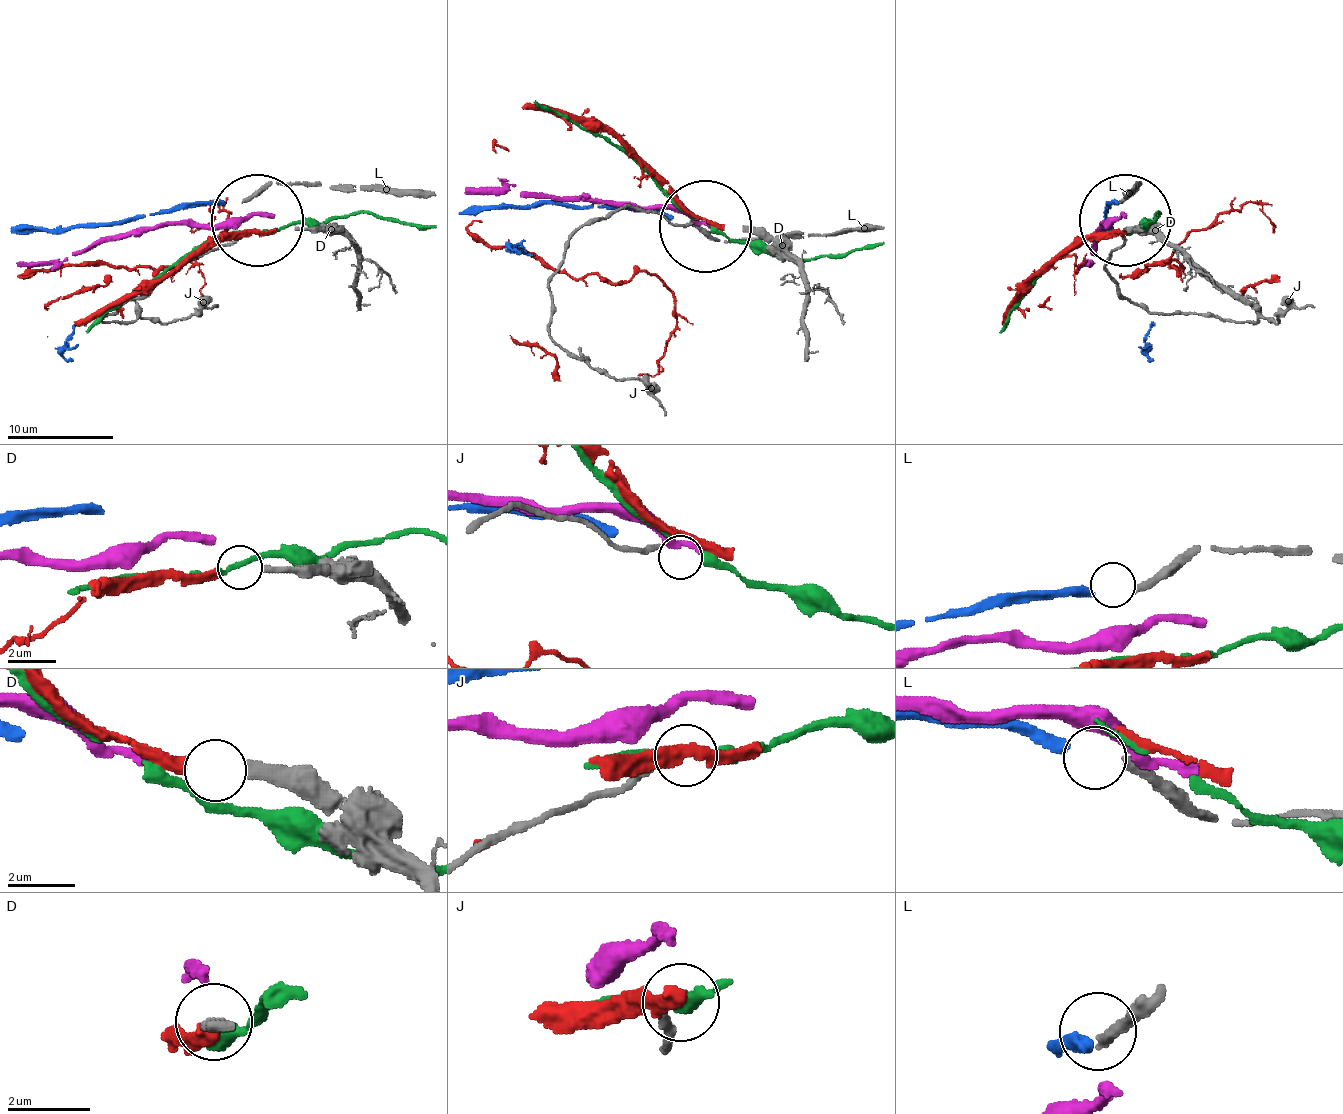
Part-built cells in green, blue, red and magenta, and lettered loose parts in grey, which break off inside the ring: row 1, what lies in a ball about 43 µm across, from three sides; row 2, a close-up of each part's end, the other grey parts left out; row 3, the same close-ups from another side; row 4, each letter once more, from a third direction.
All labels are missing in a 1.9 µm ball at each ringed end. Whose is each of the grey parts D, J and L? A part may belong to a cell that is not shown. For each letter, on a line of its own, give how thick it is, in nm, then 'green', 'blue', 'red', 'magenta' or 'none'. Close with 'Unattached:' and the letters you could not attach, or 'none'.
D: calibre 400 nm; red
J: calibre 240 nm; green
L: calibre 280 nm; blue
Unattached: none

